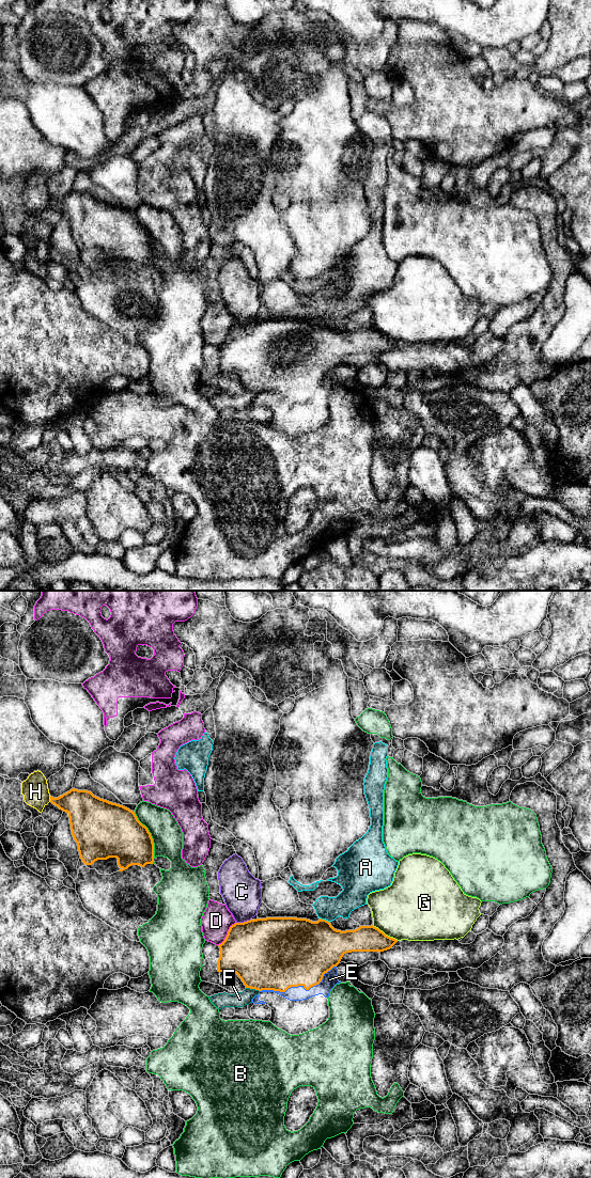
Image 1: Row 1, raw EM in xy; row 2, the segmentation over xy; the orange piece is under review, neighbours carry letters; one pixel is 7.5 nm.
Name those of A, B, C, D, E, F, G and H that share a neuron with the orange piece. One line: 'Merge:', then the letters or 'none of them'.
Merge: E

